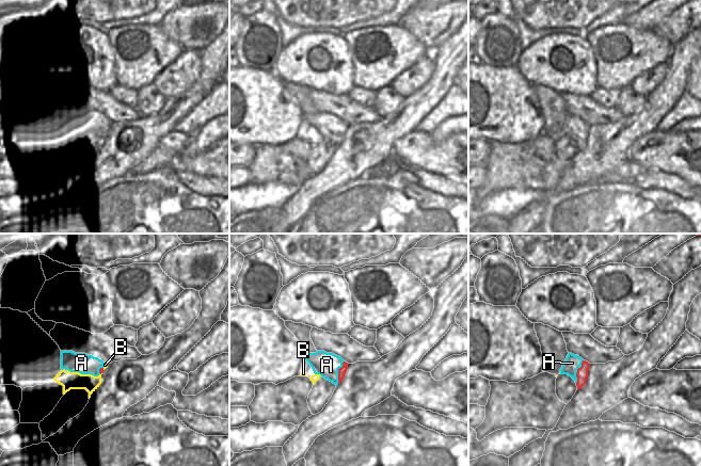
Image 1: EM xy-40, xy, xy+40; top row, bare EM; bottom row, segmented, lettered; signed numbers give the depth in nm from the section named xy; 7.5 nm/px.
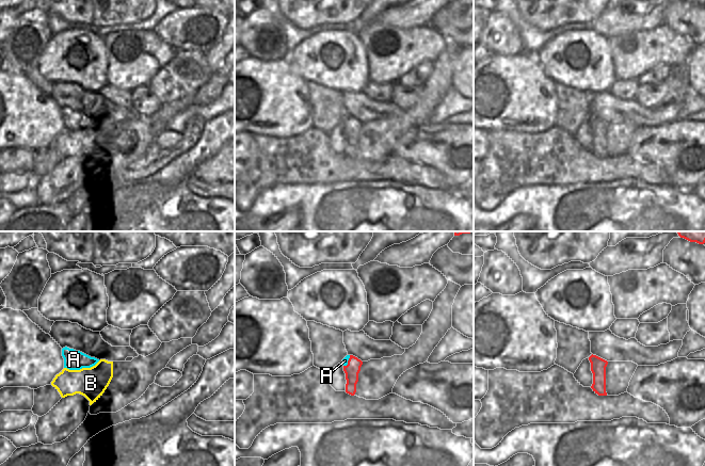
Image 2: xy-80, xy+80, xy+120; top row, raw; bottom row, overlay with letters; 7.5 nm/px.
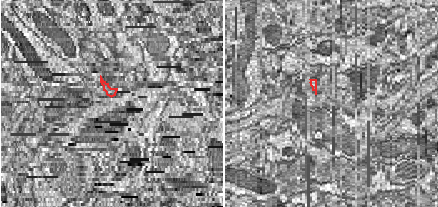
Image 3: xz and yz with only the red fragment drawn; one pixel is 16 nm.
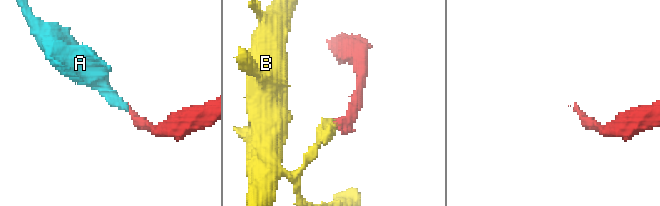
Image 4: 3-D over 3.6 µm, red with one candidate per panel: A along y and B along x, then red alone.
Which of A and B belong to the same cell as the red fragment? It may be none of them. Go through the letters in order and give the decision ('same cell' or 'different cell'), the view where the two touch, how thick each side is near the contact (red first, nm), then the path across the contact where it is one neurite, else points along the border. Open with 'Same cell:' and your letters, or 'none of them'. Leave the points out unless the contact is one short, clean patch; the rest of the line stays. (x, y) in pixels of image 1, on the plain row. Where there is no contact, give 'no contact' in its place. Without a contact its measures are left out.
Same cell: none of them
A: different cell | xy | 60/180 nm | along xy (344, 122), (338, 130), (337, 144)
B: different cell | no contact

